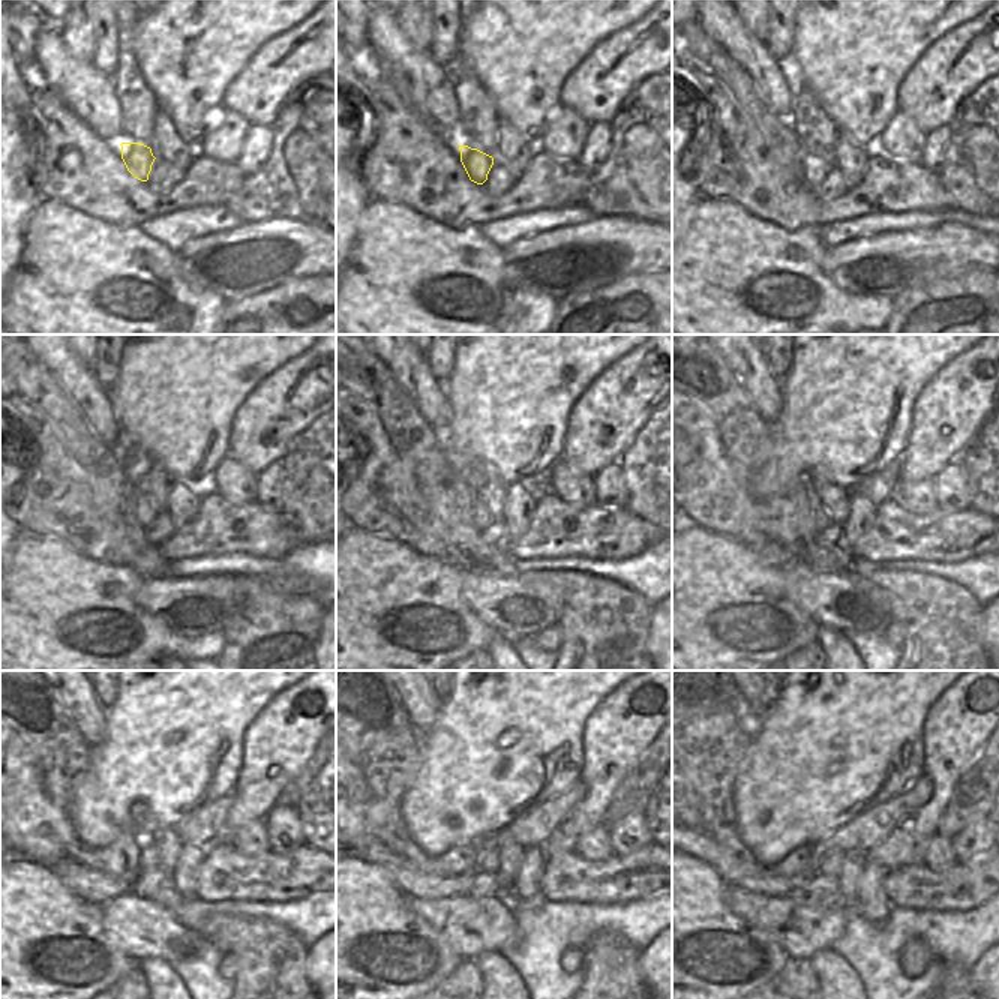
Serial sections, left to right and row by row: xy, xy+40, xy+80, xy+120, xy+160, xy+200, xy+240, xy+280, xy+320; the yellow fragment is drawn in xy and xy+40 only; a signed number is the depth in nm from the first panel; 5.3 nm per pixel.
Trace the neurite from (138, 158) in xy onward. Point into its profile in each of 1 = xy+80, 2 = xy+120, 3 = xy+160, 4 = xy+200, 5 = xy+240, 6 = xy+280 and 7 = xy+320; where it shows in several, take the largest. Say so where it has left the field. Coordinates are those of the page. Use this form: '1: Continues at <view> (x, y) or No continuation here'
1: Continues at xy+80 (815, 171)
2: Continues at xy+120 (143, 507)
3: Continues at xy+160 (482, 518)
4: Continues at xy+200 (821, 518)
5: Continues at xy+240 (149, 857)
6: Continues at xy+280 (486, 858)
7: Continues at xy+320 (831, 864)

